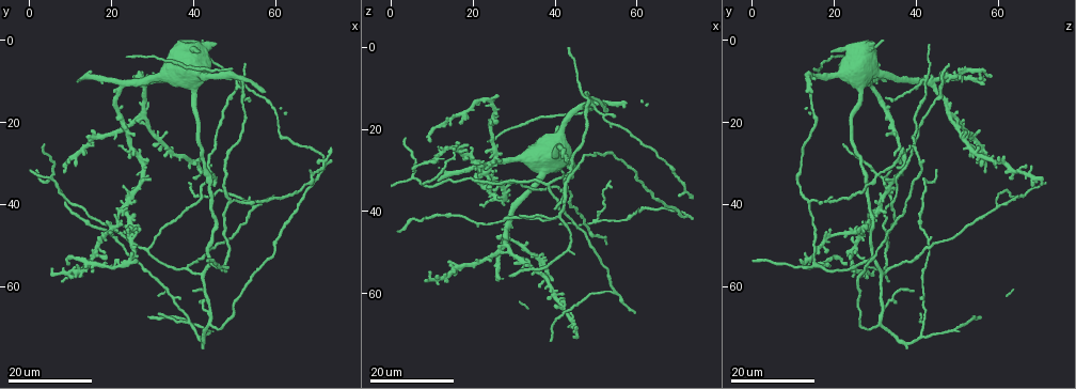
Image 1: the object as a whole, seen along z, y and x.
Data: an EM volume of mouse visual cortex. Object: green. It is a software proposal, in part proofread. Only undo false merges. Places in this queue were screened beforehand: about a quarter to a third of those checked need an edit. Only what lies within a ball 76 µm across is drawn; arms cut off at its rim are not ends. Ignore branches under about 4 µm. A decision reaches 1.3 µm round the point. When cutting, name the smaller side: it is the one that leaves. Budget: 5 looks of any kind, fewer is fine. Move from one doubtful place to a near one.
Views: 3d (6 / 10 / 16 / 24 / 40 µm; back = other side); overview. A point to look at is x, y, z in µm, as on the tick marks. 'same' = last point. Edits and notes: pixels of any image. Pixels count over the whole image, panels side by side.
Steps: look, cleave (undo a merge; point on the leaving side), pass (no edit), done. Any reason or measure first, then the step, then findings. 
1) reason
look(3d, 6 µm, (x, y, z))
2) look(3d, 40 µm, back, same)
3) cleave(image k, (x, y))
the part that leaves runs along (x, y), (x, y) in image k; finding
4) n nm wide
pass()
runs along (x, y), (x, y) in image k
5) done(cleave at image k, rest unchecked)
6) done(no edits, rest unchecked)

side arm on a straight run
look(3d, 24 µm, (50.0, 9.5, 42.5))

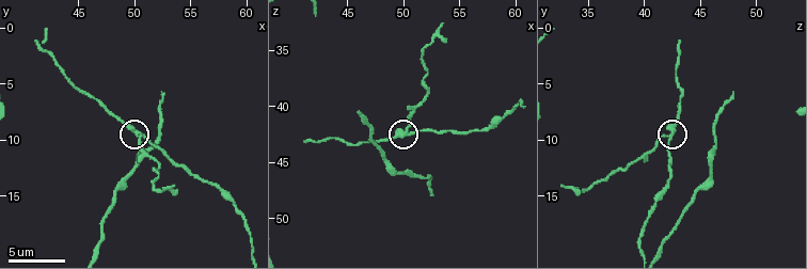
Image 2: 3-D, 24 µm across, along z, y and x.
look(3d, 10 µm, (50.4, 9.4, 42.6))

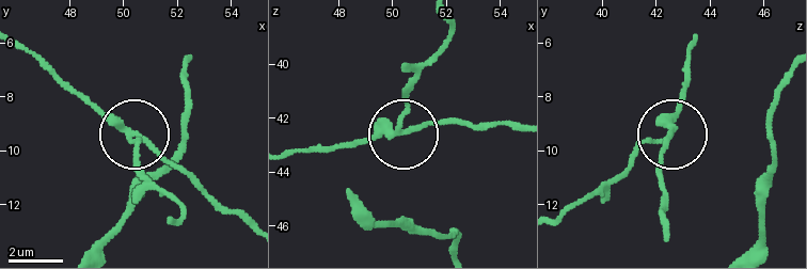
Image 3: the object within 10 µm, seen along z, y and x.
from behind
look(3d, 10 µm, back, (50.2, 9.4, 42.4))

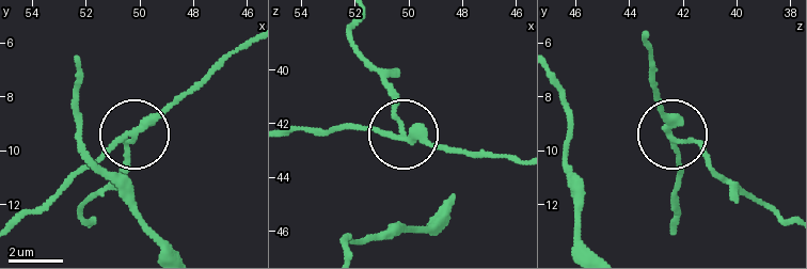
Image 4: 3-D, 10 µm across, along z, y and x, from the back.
3 arms
cleave(image 4, (123, 155))
the part that leaves runs along (401, 131), (395, 98), (351, 36), (353, 22) in image 4; two cells meet here

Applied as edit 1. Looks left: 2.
three arms meet
look(3d, 24 µm, (68.5, 33.5, 30.0))

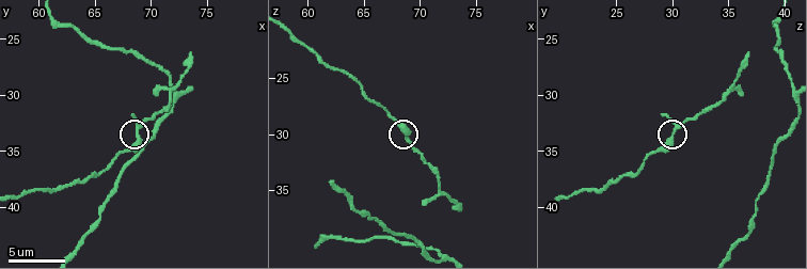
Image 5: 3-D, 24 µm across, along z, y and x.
look(3d, 10 µm, (68.8, 33.8, 29.8))

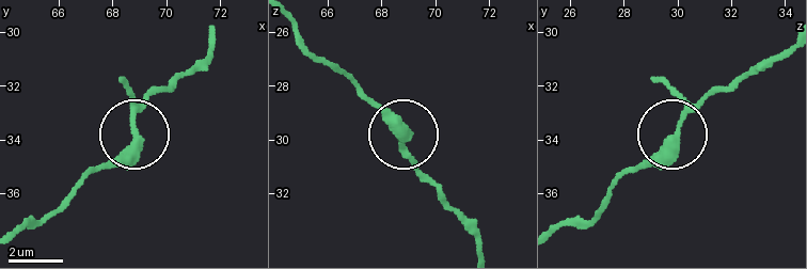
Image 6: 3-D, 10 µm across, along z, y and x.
pass()
runs along (555, 231), (590, 217), (718, 88) in image 6; one cell here

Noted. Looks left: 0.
done(cleave at image 4, rest unchecked)

